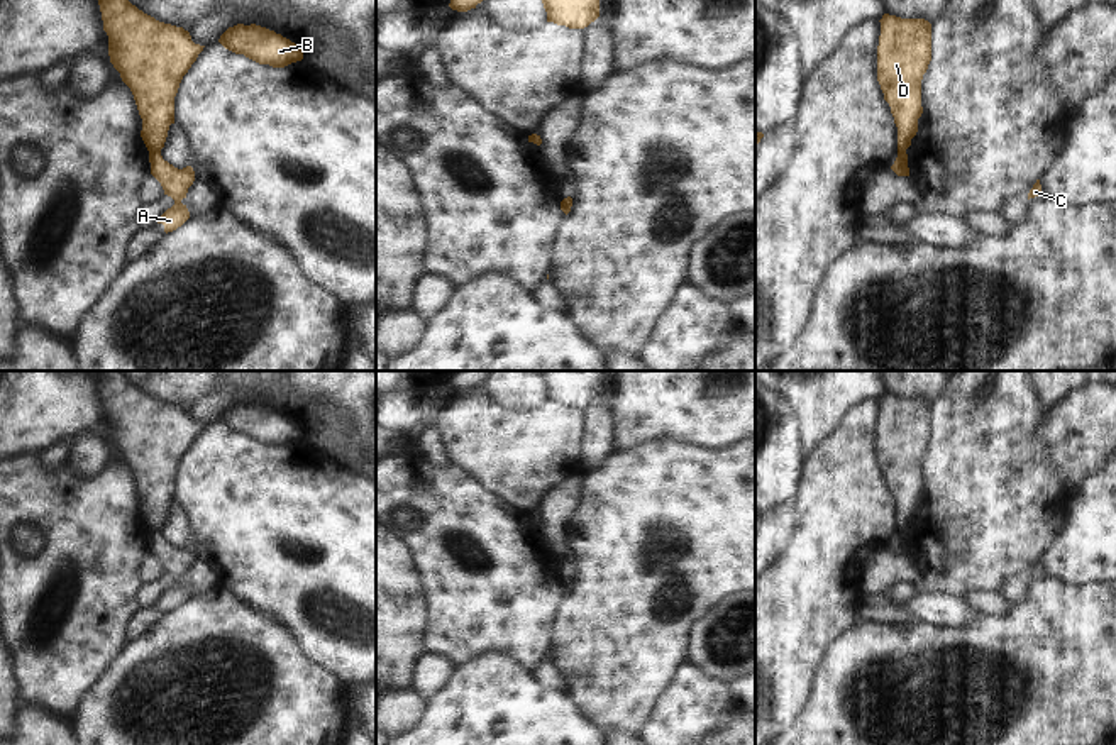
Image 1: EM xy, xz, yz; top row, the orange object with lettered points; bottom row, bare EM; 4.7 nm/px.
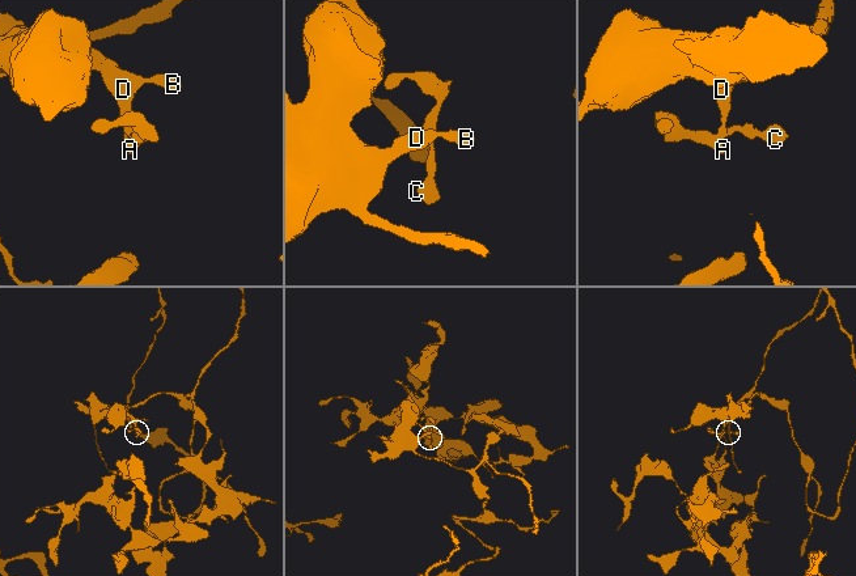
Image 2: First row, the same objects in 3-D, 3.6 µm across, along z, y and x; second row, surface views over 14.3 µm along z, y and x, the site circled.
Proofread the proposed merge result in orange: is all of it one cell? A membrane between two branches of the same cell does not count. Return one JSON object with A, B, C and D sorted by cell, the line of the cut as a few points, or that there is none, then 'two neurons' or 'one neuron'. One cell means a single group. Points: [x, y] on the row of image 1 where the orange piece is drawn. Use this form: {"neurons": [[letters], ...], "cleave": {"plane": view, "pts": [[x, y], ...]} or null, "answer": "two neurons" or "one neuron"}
{"neurons": [["A", "C"], ["B", "D"]], "cleave": {"plane": "xy", "pts": [[149, 151], [160, 153]]}, "answer": "two neurons"}

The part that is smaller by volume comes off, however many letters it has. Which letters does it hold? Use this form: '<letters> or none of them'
A, C.

